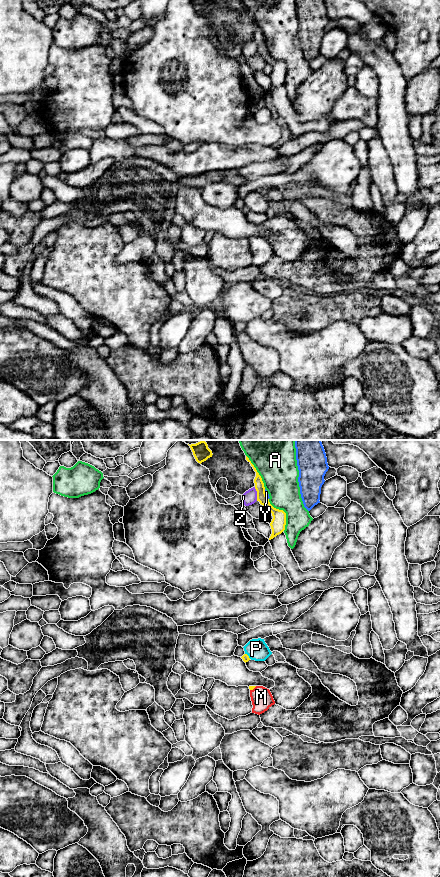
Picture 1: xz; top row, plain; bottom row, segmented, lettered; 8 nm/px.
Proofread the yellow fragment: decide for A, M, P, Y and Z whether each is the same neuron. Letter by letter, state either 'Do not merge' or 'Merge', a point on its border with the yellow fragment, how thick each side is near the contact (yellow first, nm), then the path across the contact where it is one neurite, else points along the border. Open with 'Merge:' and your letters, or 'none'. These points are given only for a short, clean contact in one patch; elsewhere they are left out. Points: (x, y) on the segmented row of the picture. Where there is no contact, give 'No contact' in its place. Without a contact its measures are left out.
Merge: M
A: Do not merge. Touches yellow at xz (284, 512). Thickness 120 nm (yellow) against 280 nm
M: Merge. Touches yellow at xz (253, 688). Thickness 30 nm (yellow) against 170 nm. Path across: xz (250, 687), (253, 688), (261, 697)
P: Do not merge. Touches yellow at xz (248, 656). Thickness 60 nm (yellow) against 170 nm
Y: Do not merge. Touches yellow at xz (265, 494). Thickness 120 nm (yellow) against 20 nm
Z: Do not merge. Touches yellow at xz (257, 494). Thickness 110 nm (yellow) against 110 nm

